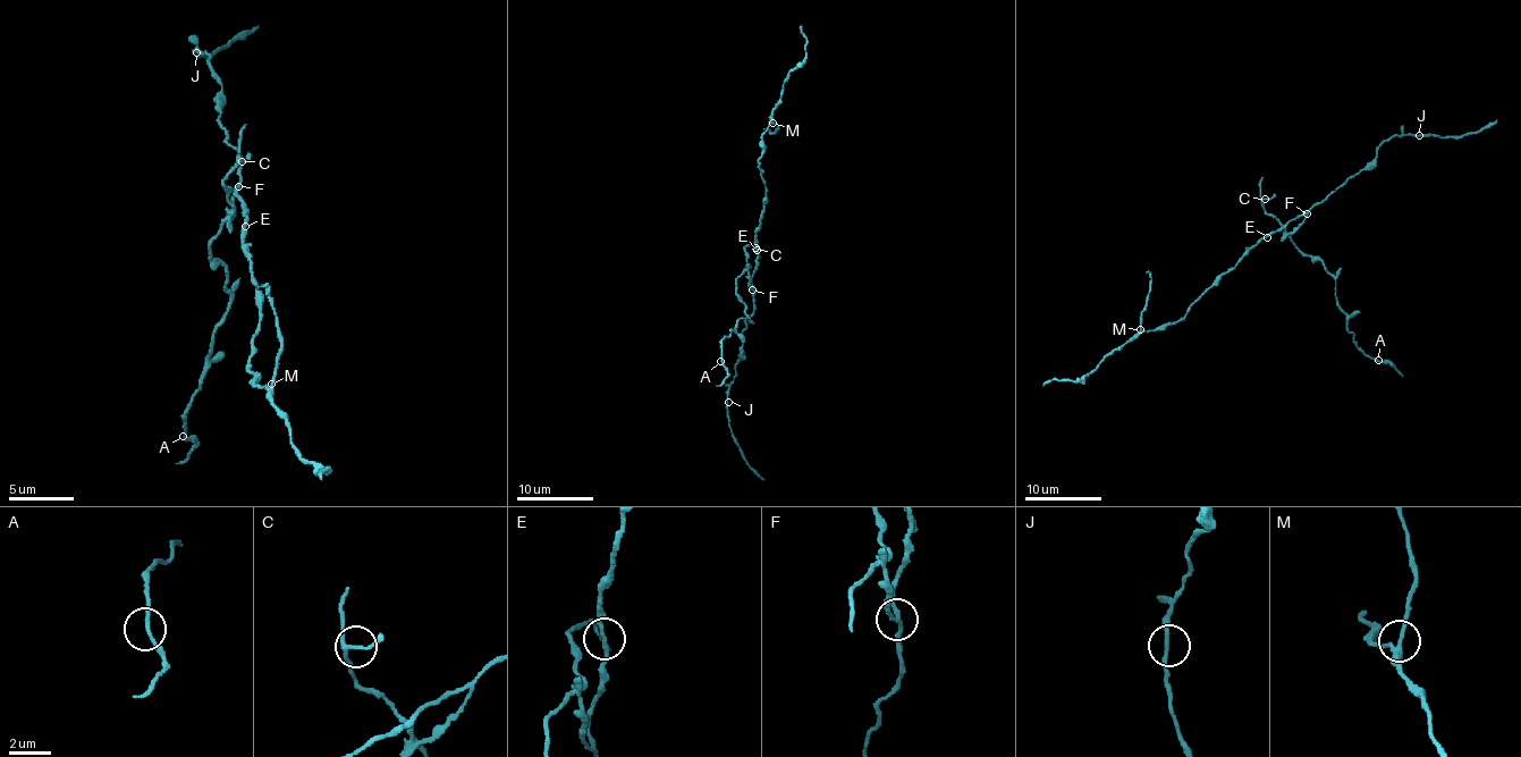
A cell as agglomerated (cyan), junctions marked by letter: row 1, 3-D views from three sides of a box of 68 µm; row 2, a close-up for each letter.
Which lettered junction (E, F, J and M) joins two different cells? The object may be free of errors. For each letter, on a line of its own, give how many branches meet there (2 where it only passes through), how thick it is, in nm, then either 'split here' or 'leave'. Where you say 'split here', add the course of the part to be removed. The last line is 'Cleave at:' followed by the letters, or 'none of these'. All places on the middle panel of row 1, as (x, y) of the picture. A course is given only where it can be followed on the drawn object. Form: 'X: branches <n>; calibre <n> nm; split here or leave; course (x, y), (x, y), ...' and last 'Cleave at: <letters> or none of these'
E: branches 2; calibre 180 nm; leave
F: branches 3; calibre 150 nm; split here; course (753, 289), (745, 271), (736, 280), (736, 294), (748, 319), (725, 338), (726, 378), (717, 386)
J: branches 2; calibre 200 nm; leave
M: branches 3; calibre 200 nm; leave
Cleave at: F

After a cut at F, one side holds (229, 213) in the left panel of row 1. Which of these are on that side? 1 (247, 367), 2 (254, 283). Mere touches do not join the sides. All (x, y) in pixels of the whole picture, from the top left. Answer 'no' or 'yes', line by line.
1: no
2: no

